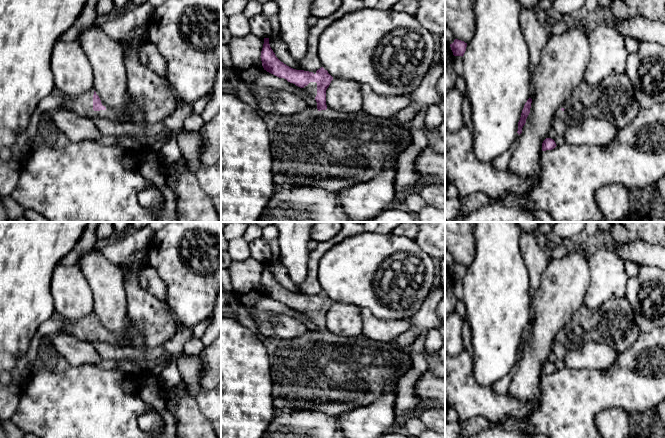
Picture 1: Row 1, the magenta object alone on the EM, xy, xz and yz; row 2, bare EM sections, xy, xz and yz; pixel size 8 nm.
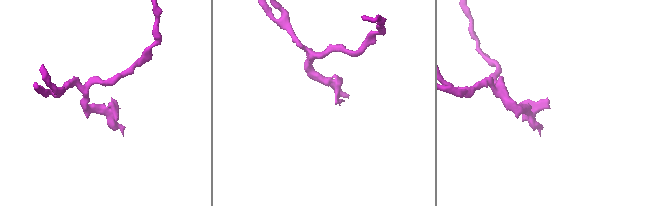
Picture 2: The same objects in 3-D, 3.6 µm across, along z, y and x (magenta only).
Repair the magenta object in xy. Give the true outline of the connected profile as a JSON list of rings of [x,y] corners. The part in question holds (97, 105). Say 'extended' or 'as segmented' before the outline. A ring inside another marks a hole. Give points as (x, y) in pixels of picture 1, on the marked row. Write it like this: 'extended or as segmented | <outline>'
extended | [[[94,89],[77,96],[65,94],[65,101],[60,107],[90,119],[99,117],[118,123],[122,122],[122,114],[105,105]]]

